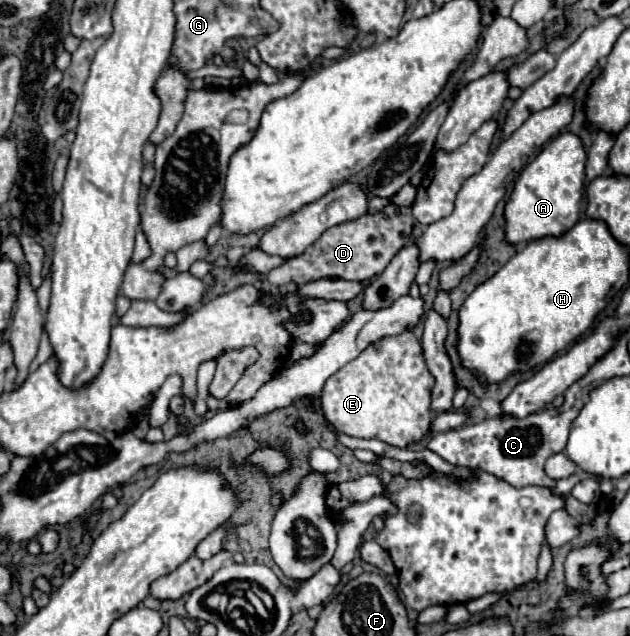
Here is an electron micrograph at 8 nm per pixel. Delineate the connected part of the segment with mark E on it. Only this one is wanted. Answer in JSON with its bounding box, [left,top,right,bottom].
[321,332,433,448]

